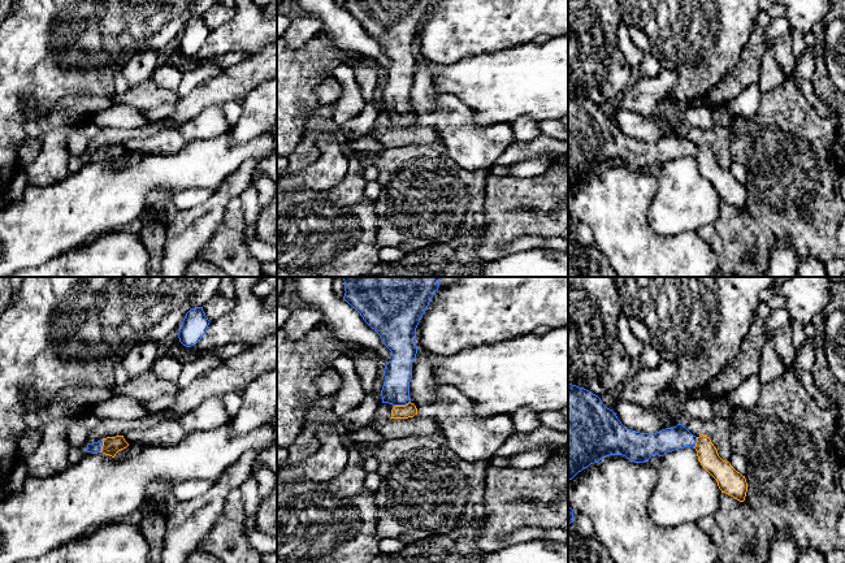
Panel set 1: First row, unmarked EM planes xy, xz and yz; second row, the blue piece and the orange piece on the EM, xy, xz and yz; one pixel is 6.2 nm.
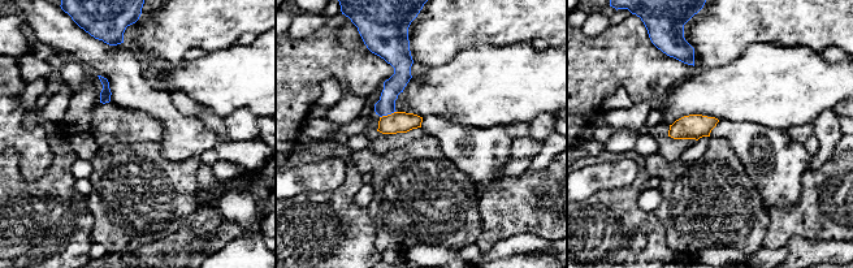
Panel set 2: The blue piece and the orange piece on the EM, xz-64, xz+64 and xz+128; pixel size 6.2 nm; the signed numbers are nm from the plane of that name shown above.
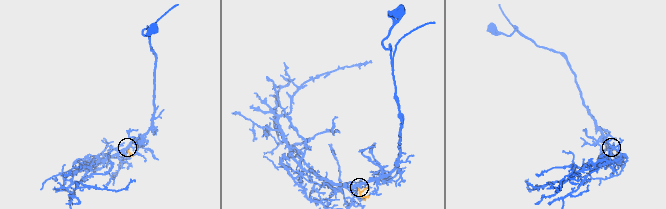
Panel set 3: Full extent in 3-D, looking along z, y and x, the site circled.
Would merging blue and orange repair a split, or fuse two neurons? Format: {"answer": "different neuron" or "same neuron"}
{"answer": "same neuron"}

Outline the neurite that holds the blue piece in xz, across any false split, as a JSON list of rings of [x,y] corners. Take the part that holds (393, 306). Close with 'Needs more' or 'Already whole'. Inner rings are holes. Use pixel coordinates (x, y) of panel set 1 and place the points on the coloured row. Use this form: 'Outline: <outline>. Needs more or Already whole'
Outline: [[[343,277],[343,281],[343,299],[377,332],[393,354],[393,360],[386,363],[384,369],[381,390],[382,403],[394,406],[390,419],[413,417],[417,408],[410,398],[410,381],[412,361],[417,354],[416,328],[439,287],[439,277]]]. Needs more

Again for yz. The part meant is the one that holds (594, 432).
Outline: [[[568,384],[568,480],[610,455],[644,463],[653,455],[663,456],[684,447],[697,451],[698,462],[716,480],[722,493],[745,501],[745,476],[719,456],[707,436],[696,437],[684,424],[656,433],[628,429],[598,395]]]. Needs more

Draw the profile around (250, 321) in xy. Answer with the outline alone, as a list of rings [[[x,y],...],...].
[[[233,277],[237,303],[230,313],[209,322],[202,339],[188,347],[198,354],[229,343],[257,345],[268,335],[277,333],[277,311],[268,309],[263,298],[254,294],[254,286],[263,277]]]

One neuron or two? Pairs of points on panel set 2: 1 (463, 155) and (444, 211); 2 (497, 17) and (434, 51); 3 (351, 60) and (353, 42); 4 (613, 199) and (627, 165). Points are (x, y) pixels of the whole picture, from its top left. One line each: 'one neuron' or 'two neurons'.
1: two neurons
2: one neuron
3: two neurons
4: two neurons

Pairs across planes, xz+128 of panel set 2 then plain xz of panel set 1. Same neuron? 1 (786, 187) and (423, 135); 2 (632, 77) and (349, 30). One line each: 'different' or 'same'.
1: different
2: different

